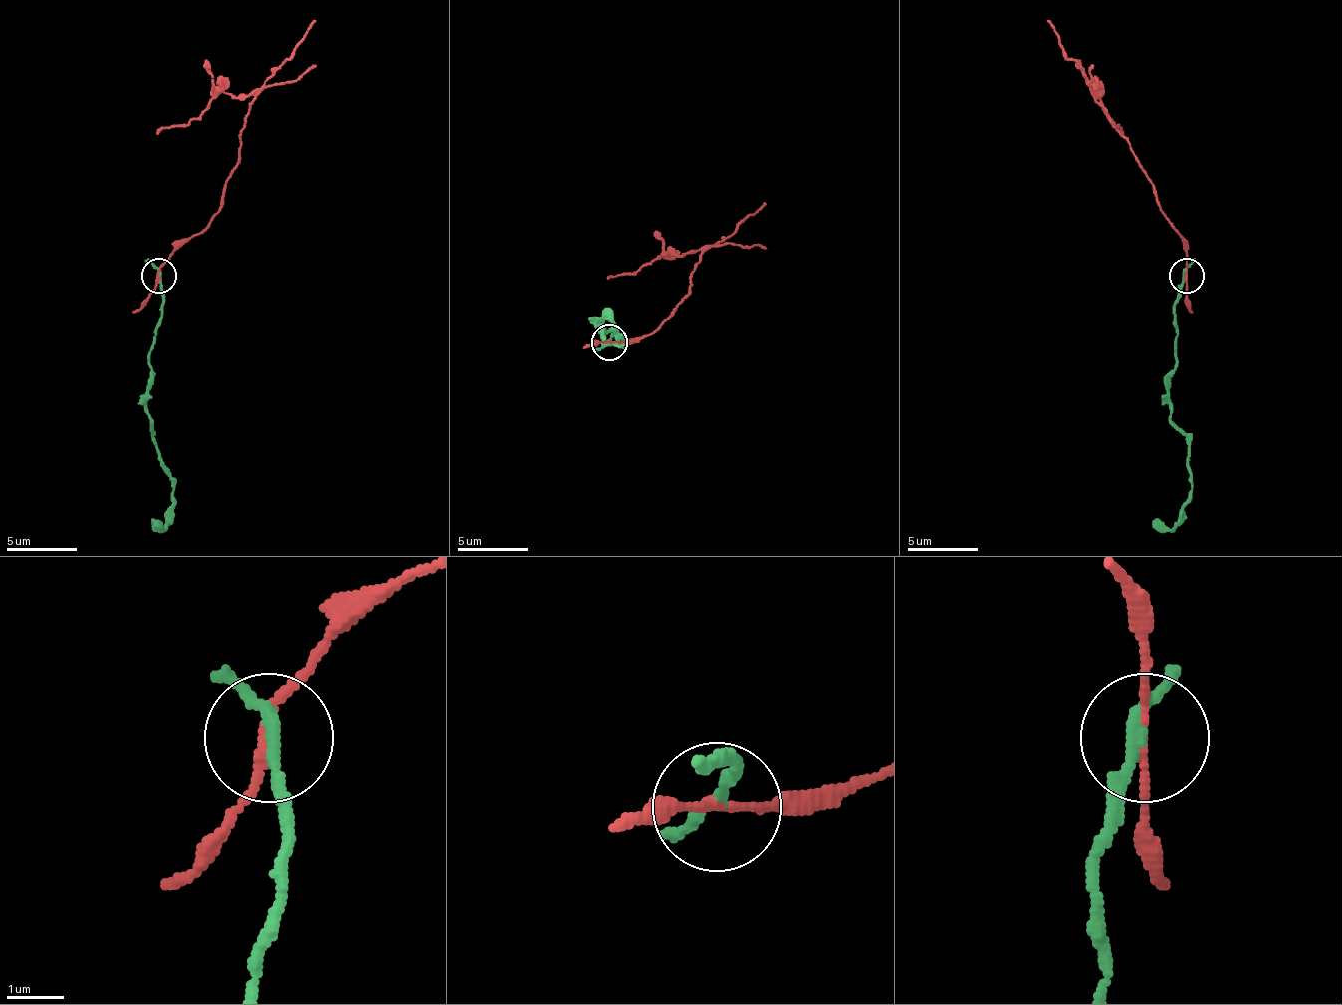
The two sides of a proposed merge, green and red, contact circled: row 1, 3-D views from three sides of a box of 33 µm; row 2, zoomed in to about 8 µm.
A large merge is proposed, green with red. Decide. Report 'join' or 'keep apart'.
keep apart

